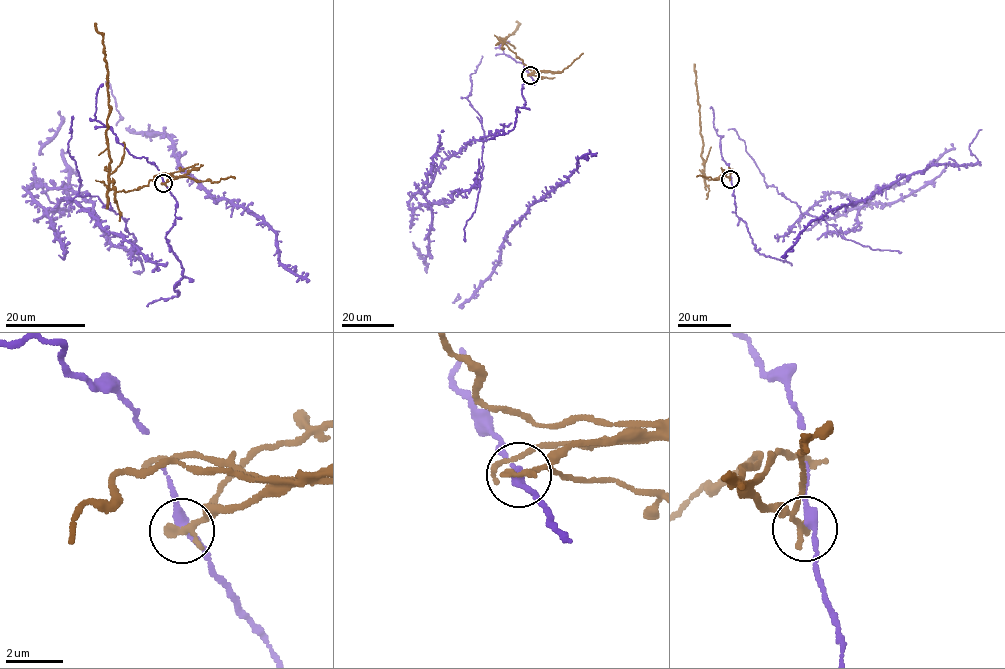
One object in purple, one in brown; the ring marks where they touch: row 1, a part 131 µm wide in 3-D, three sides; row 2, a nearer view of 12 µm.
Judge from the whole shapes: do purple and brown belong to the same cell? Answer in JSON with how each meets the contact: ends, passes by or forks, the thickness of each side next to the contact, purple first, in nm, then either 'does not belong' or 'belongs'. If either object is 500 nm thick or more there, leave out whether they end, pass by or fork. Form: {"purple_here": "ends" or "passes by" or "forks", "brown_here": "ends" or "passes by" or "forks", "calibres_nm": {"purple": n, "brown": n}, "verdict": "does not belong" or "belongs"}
{"purple_here": "passes by", "brown_here": "ends", "calibres_nm": {"purple": 280, "brown": 280}, "verdict": "does not belong"}

